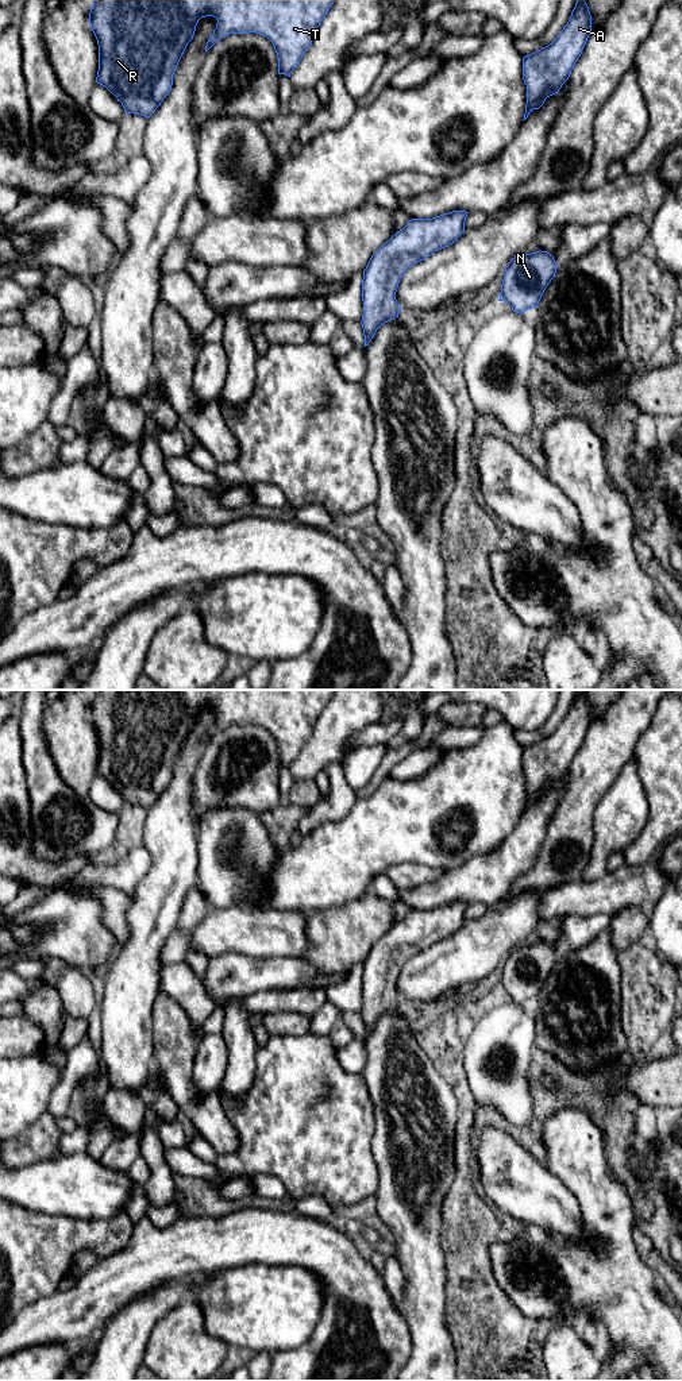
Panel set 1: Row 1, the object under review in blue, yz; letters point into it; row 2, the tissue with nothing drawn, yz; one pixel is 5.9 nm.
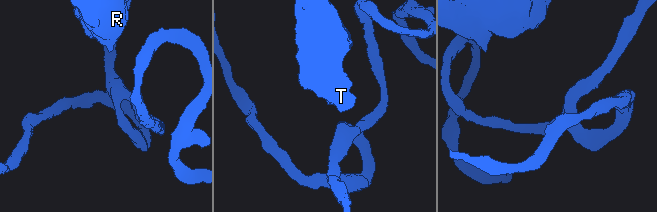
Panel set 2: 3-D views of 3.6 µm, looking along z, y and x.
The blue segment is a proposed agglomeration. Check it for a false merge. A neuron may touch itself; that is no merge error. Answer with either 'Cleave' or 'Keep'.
Keep

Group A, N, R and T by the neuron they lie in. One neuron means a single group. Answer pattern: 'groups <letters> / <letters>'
groups A N R T

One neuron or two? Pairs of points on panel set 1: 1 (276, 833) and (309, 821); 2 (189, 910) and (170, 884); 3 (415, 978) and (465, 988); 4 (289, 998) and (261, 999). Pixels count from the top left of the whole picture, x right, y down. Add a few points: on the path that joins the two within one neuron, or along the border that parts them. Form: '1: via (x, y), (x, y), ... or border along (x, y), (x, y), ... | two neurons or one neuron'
1: border along (307, 810), (296, 828) | two neurons
2: border along (195, 884), (187, 892), (178, 921), (172, 930) | two neurons
3: border along (478, 979), (459, 983), (436, 998) | two neurons
4: via (282, 999), (268, 999) | one neuron

